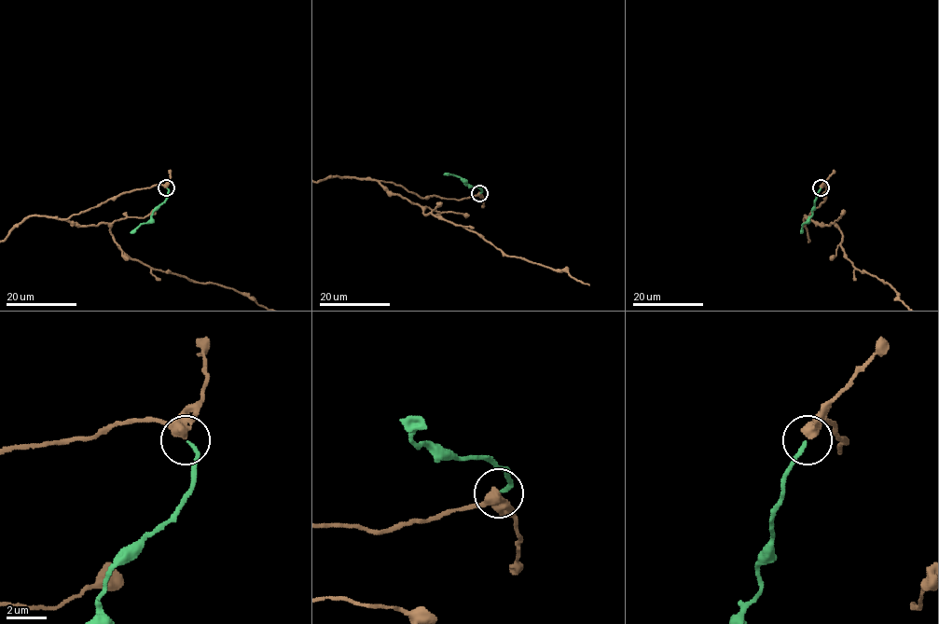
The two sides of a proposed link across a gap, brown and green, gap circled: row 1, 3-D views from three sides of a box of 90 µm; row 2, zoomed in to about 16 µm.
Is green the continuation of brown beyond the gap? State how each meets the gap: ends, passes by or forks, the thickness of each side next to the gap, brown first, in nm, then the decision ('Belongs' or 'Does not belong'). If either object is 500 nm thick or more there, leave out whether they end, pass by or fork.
At the ring brown passes by. At the ring green ends. Thickness 400 nm (brown) against 190 nm. Belongs

